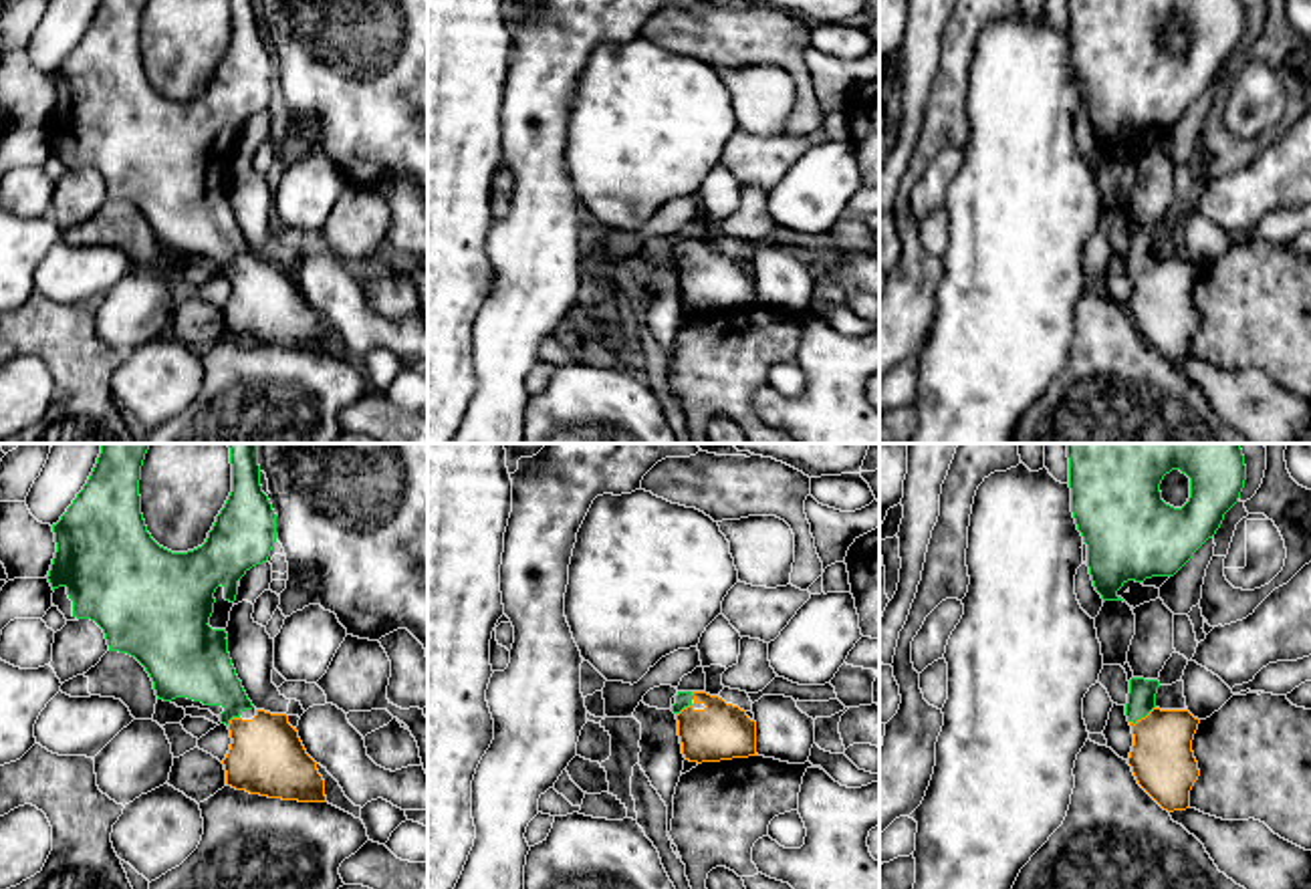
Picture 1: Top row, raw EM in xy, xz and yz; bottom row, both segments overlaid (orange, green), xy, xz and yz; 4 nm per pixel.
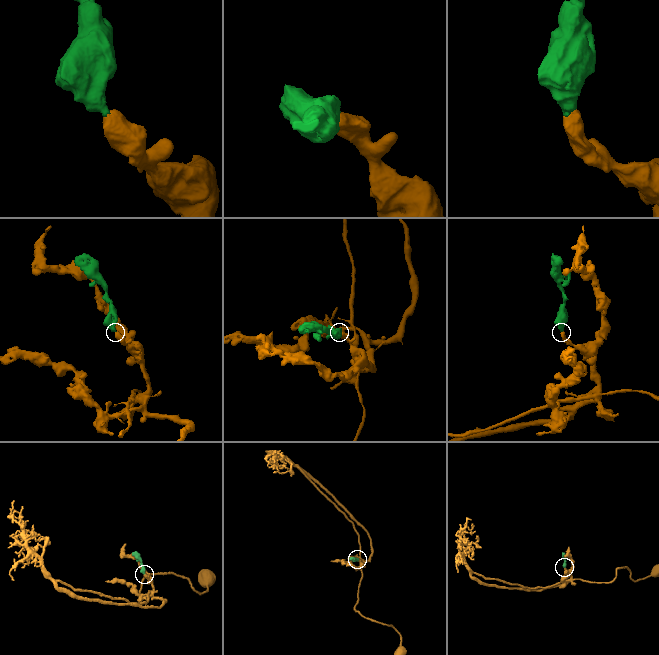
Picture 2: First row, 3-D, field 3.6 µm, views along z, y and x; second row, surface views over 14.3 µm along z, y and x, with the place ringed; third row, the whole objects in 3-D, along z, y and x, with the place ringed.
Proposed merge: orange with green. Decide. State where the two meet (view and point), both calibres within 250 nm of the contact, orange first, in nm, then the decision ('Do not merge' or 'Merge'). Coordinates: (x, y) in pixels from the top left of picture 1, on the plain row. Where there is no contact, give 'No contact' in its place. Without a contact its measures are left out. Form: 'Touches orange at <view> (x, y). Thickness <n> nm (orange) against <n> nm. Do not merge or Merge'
Touches orange at yz (1142, 267). Thickness 260 nm (orange) against 110 nm. Merge

